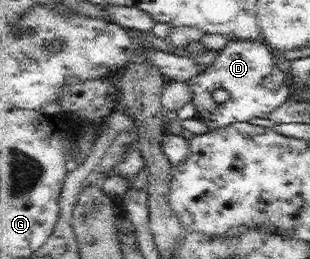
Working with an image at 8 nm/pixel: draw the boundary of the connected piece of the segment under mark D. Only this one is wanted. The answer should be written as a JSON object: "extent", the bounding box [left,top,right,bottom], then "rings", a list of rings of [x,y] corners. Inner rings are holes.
{"extent":[186,40,294,131],"rings":[[[231,40],[205,72],[186,83],[195,92],[199,109],[197,117],[209,124],[212,131],[252,118],[268,118],[280,106],[294,99],[288,74],[282,71],[273,51],[263,41]],[[220,89],[230,94],[230,99],[222,104],[214,98],[214,92]]]}

